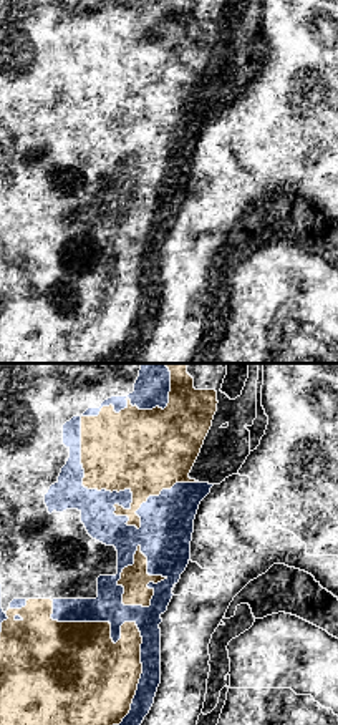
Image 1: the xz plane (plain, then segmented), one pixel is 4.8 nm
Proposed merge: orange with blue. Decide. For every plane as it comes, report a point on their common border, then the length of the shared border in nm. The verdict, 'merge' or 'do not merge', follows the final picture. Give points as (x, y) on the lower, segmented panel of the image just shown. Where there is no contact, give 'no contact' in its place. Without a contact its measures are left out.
contact (82, 445); length 800 nm

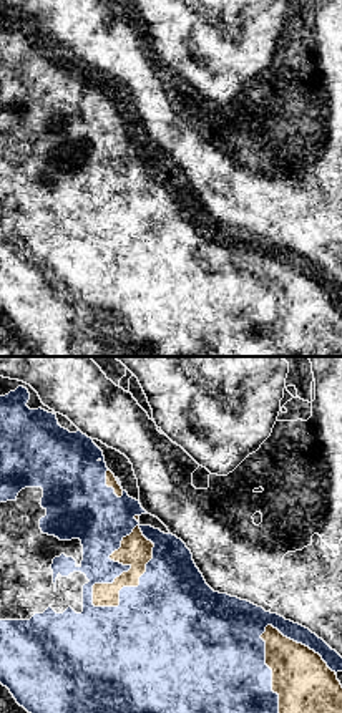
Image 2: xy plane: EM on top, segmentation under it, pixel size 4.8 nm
contact (138, 582); length 460 nm

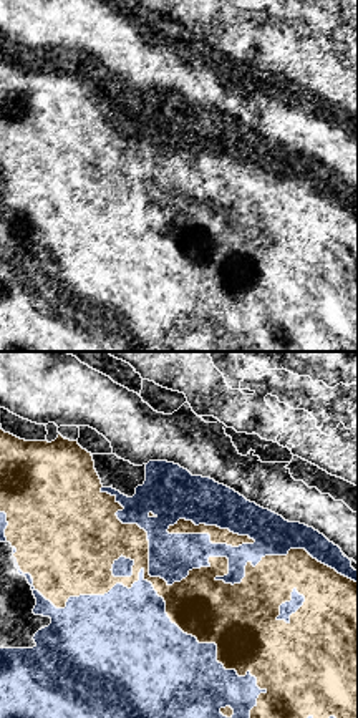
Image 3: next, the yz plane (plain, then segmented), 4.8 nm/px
contact (216, 557); length 1300 nm

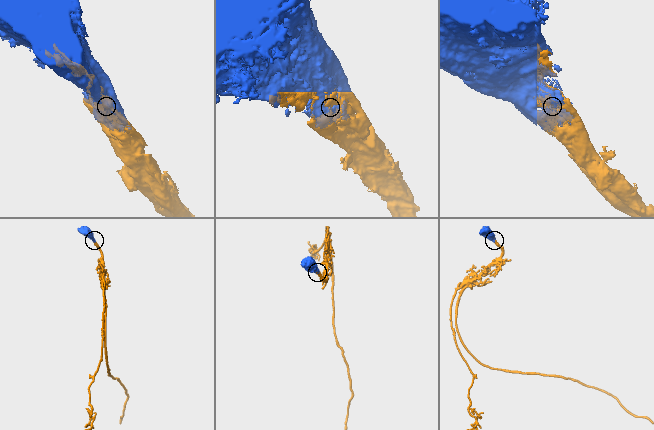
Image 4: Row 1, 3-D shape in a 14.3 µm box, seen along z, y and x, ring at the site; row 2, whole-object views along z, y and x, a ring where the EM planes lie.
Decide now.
merge

